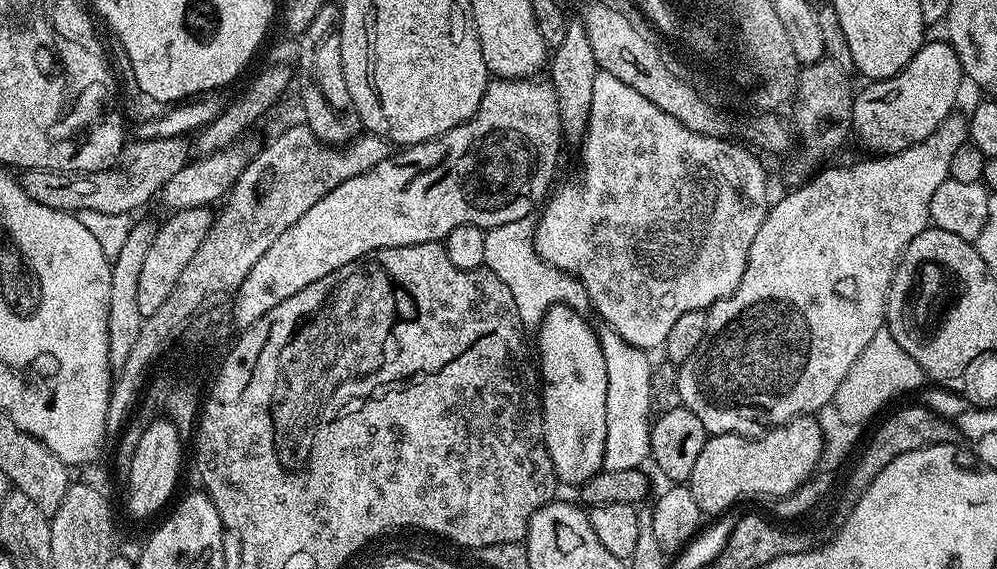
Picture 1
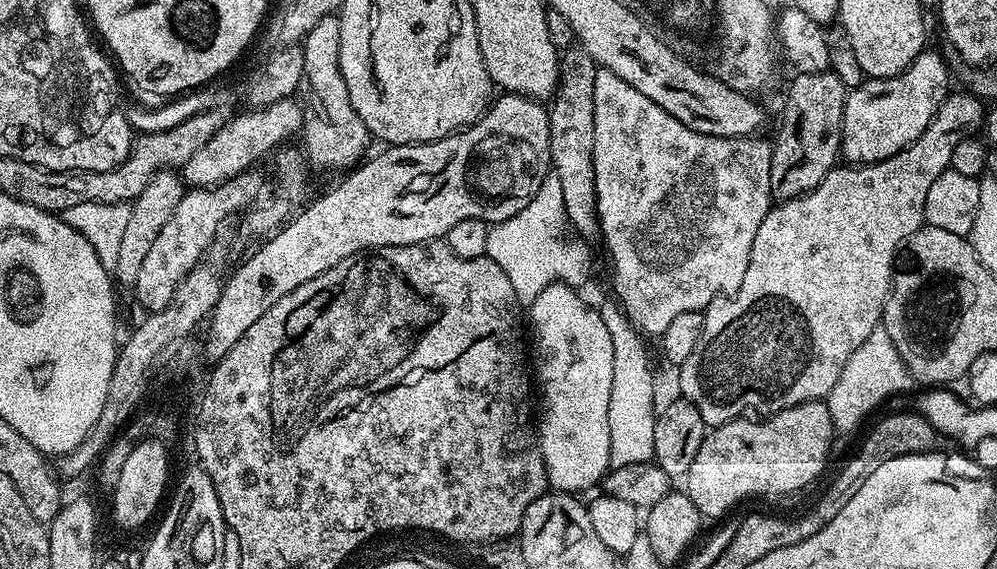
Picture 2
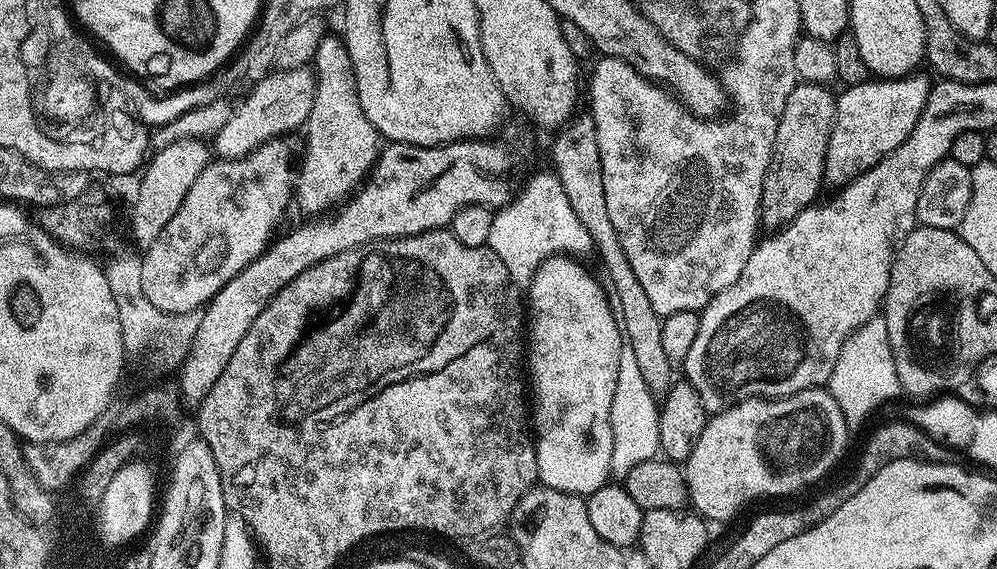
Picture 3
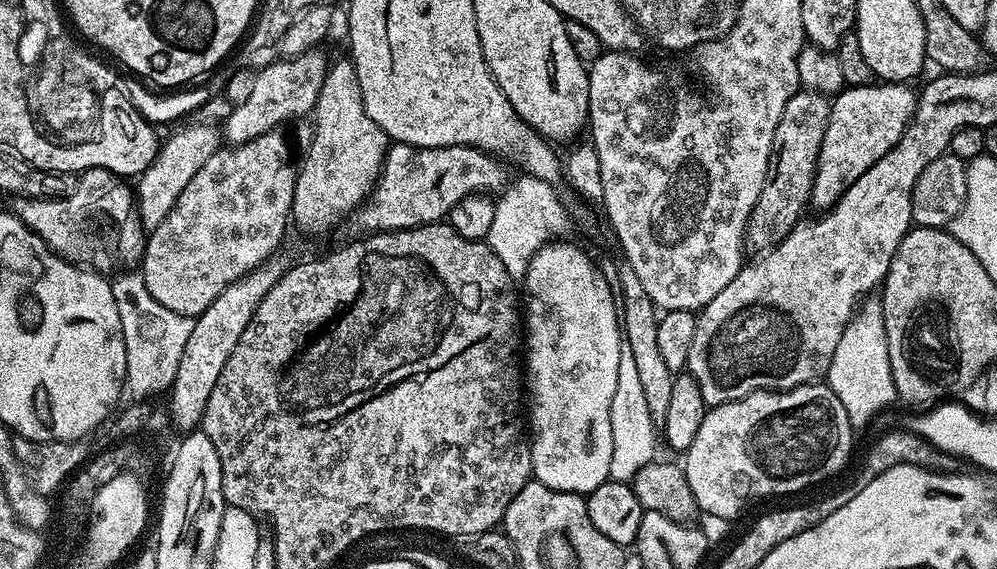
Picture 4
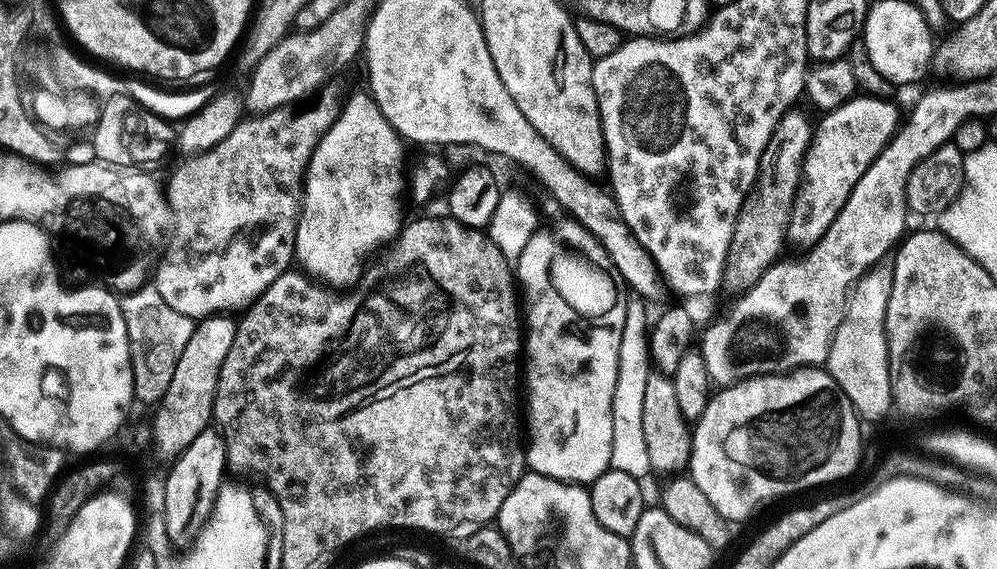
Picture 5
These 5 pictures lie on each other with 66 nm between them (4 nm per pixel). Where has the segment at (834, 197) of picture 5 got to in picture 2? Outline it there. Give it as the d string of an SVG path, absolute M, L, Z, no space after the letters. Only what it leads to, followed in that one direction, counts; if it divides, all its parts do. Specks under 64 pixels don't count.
M925 50L914 58L914 62L904 72L881 80L865 79L857 88L851 89L844 103L842 118L842 134L840 135L840 156L849 165L877 164L894 154L898 154L906 146L910 146L930 126L938 106L950 95L948 88L948 64L936 52Z

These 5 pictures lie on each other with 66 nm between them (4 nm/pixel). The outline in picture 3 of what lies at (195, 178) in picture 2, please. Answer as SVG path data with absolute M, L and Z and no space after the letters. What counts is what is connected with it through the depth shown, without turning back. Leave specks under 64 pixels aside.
M311 67L290 72L278 70L264 76L257 84L251 85L252 93L244 101L239 101L235 105L233 116L216 135L215 155L221 160L241 160L268 140L287 137L287 132L292 132L295 128L303 129L308 123L315 89L316 80Z

